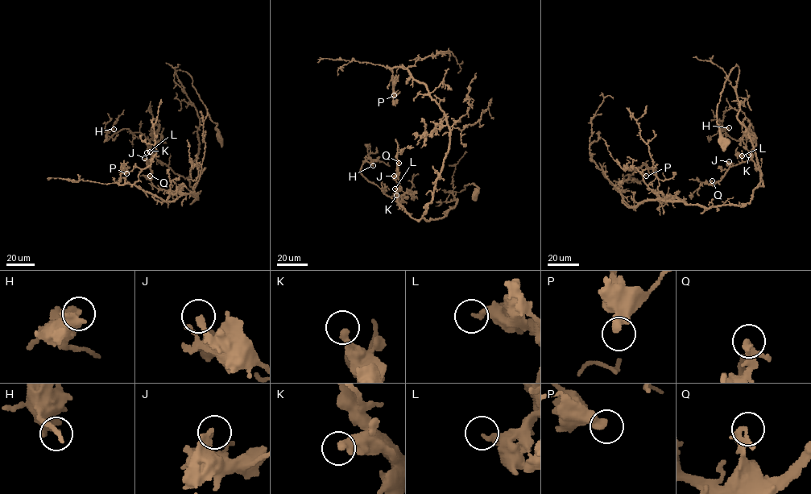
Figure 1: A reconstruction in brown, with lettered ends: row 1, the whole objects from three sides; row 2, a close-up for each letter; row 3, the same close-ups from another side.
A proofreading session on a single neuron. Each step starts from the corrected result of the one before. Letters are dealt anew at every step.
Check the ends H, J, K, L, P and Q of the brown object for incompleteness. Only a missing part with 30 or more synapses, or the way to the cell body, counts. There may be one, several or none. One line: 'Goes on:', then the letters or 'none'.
Goes on: K

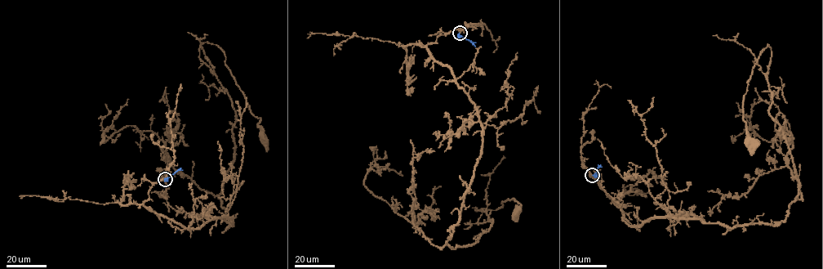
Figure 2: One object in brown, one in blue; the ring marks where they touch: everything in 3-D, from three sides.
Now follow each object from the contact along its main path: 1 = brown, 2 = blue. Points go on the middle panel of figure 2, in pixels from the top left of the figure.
1: (460, 33), (426, 47), (482, 128), (447, 242), (488, 230), (475, 209), (513, 199), (517, 214)
2: (460, 33), (475, 47)

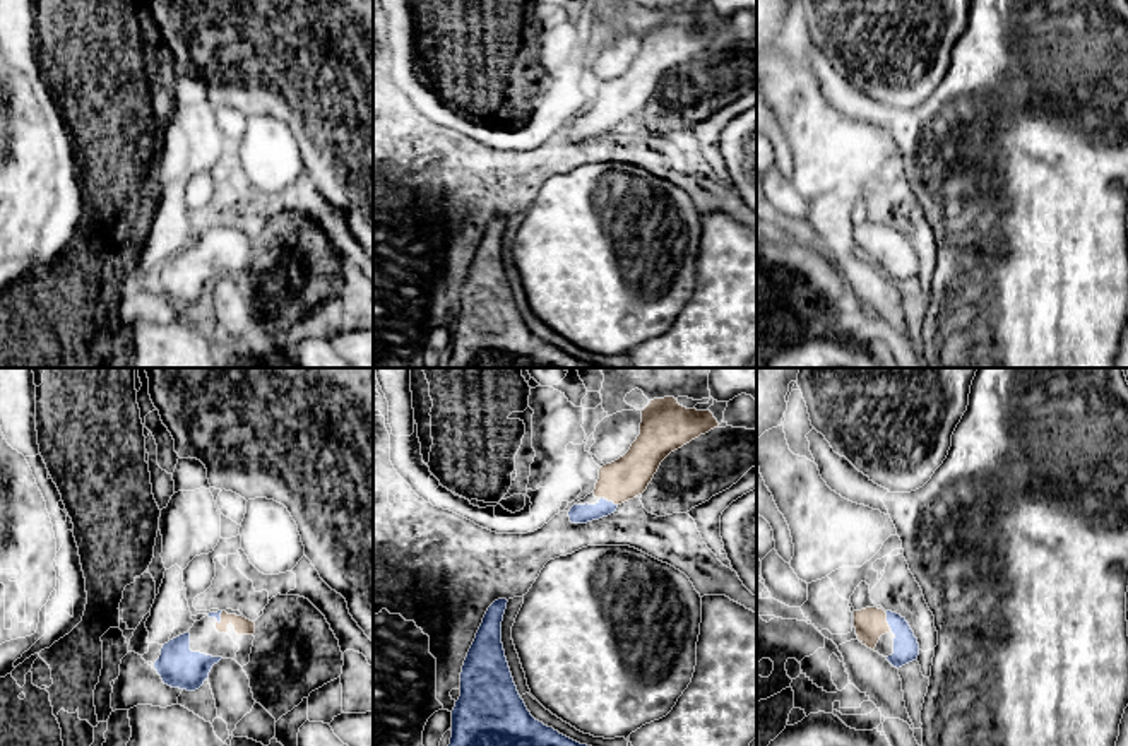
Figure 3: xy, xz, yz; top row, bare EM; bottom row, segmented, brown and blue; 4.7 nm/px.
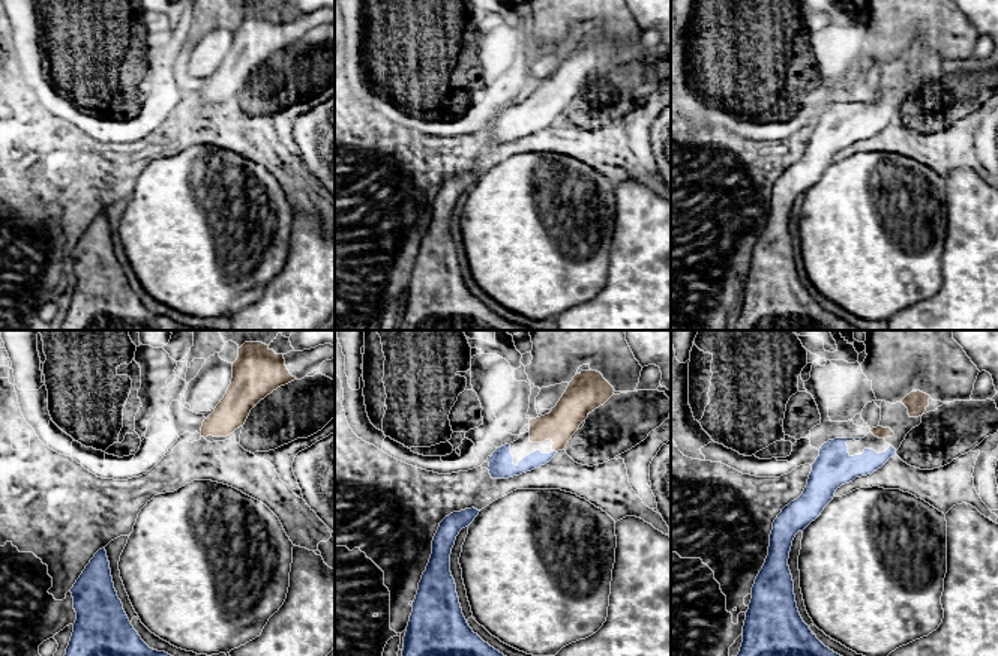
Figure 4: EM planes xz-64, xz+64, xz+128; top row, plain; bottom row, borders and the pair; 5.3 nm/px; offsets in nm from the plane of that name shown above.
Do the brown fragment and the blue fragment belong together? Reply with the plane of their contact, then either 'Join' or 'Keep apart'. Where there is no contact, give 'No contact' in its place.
Touches brown in yz. Join

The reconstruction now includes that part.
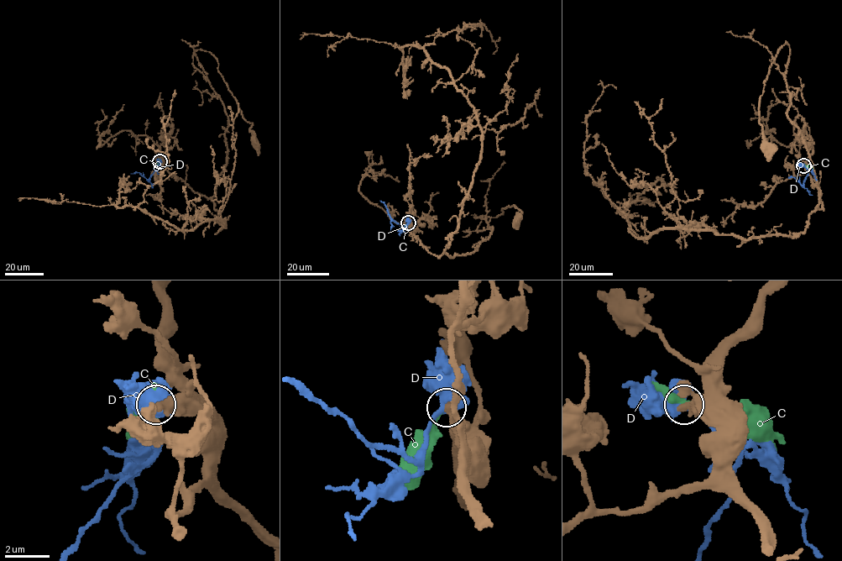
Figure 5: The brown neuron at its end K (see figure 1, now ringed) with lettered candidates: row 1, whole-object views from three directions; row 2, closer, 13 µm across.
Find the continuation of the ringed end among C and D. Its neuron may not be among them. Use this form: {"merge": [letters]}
{"merge": ["D"]}

